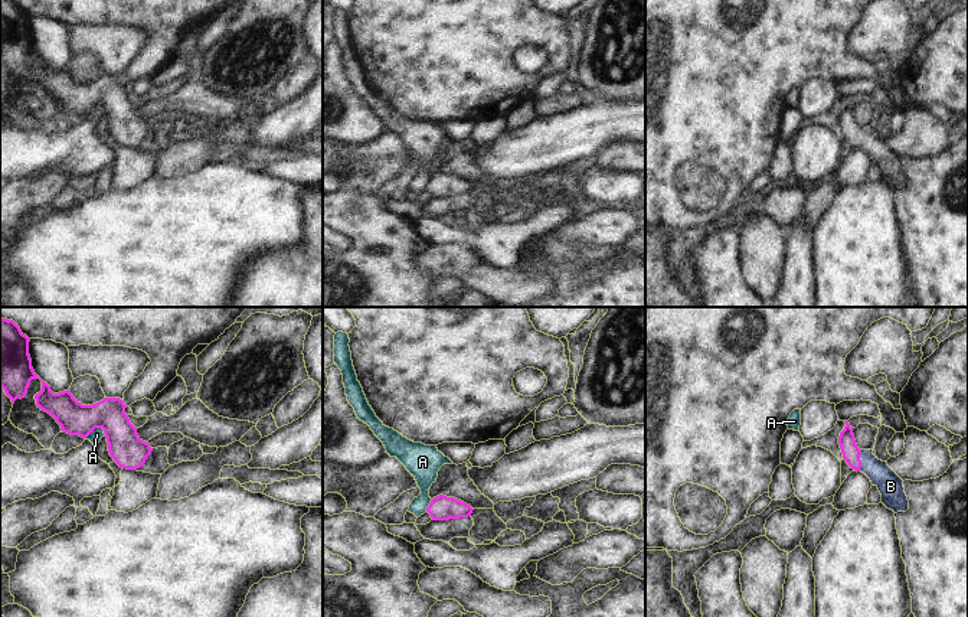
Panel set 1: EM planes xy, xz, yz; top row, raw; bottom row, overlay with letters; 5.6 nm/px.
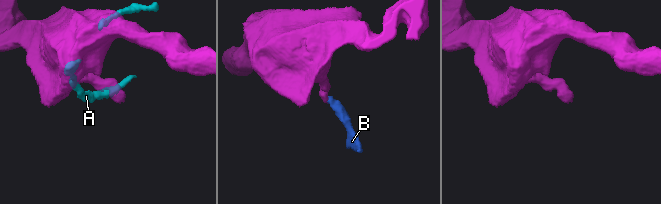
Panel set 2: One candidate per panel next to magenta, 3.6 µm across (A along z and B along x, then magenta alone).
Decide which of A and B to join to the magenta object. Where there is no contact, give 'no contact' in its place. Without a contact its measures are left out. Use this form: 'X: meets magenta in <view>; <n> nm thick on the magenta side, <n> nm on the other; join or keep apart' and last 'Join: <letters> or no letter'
A: meets magenta in xy; 190 nm thick on the magenta side, 70 nm on the other; keep apart
B: meets magenta in yz; 100 nm thick on the magenta side, 140 nm on the other; join
Join: B

